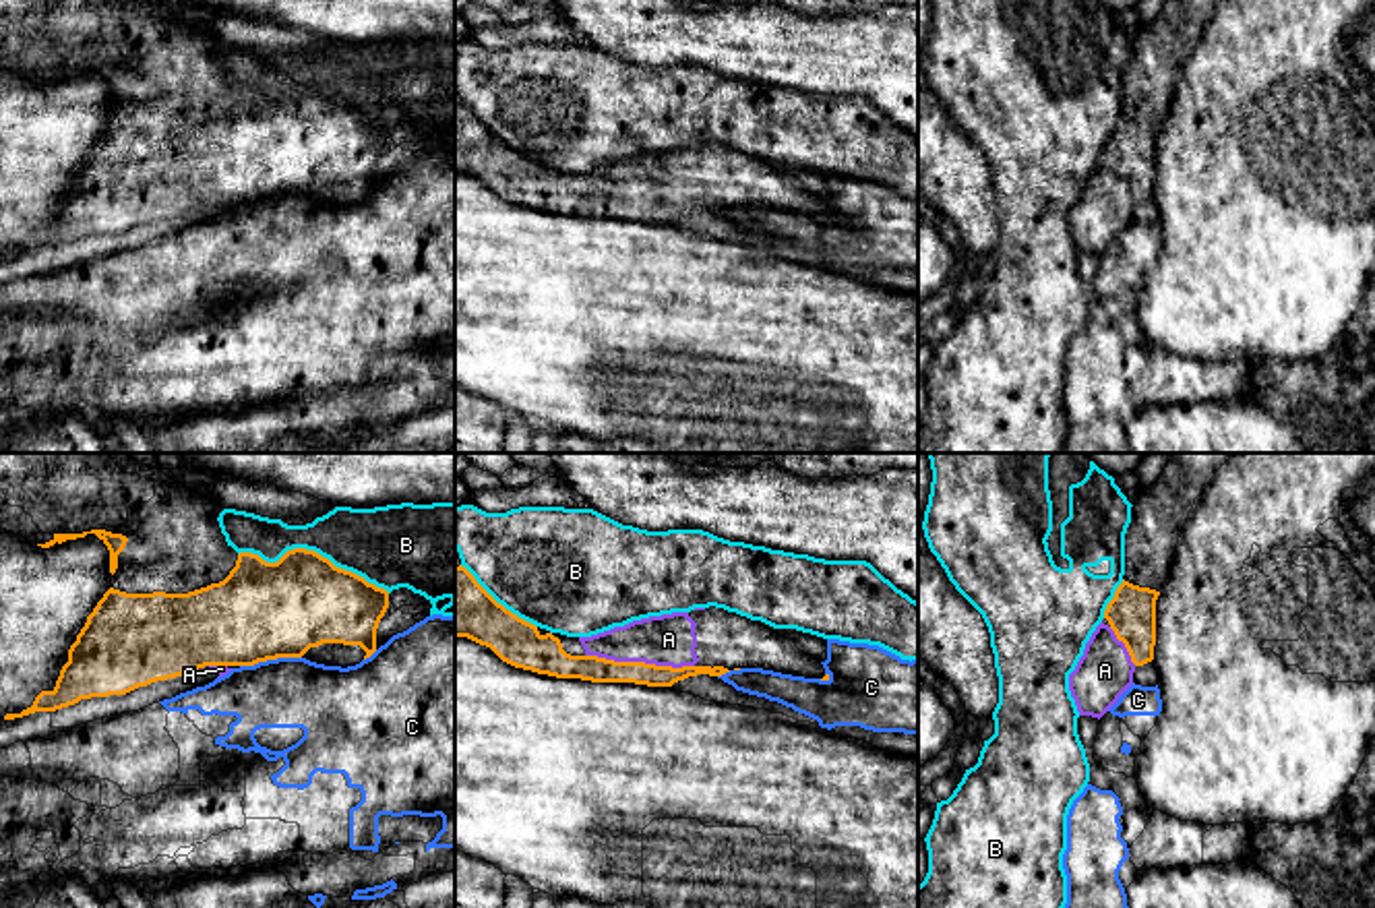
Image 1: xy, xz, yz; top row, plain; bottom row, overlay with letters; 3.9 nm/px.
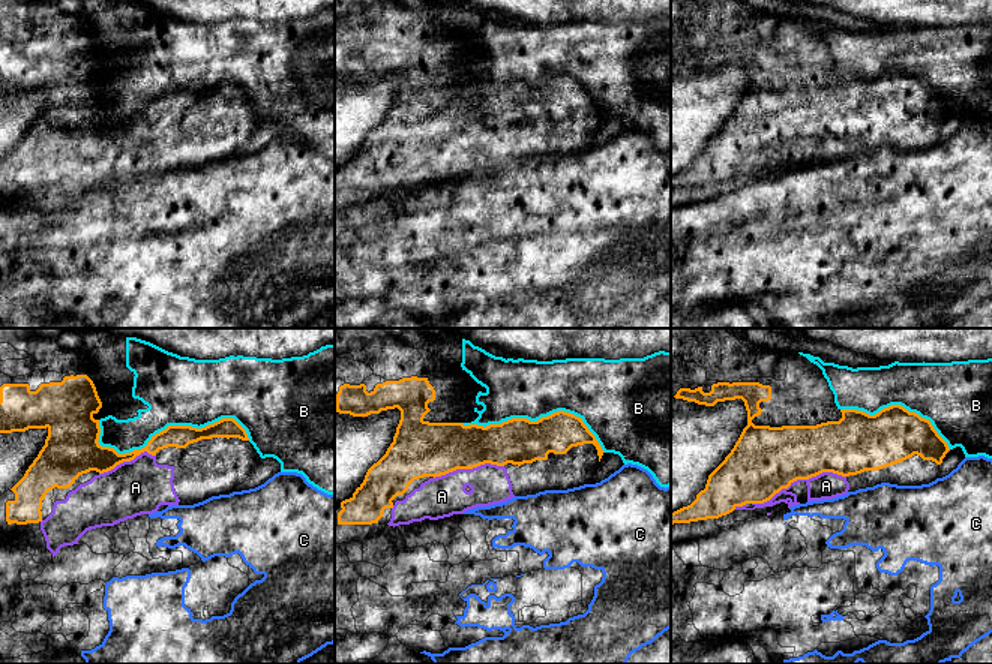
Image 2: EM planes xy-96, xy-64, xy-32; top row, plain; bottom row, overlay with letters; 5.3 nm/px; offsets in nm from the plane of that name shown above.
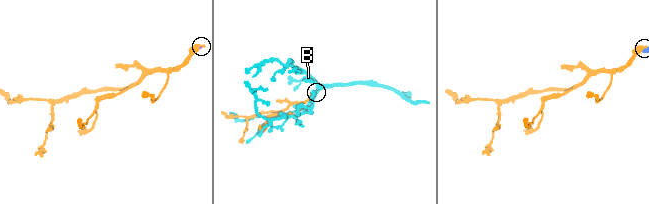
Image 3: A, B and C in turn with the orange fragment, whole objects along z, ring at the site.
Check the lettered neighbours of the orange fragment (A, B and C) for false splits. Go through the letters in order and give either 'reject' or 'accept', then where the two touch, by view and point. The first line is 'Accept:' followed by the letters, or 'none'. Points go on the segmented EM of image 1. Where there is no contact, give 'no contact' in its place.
Accept: A
A: accept; meets orange in xz at (639, 662)
B: reject; meets orange in xy at (313, 551)
C: reject; meets orange in xy at (269, 658)

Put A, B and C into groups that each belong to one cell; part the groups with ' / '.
A / B / C

